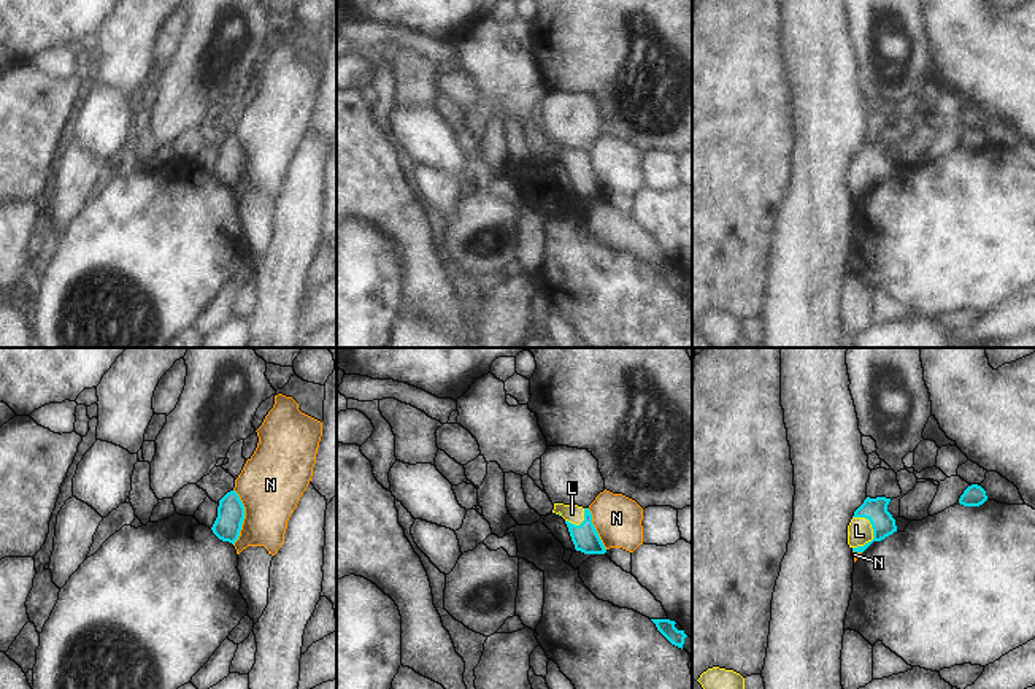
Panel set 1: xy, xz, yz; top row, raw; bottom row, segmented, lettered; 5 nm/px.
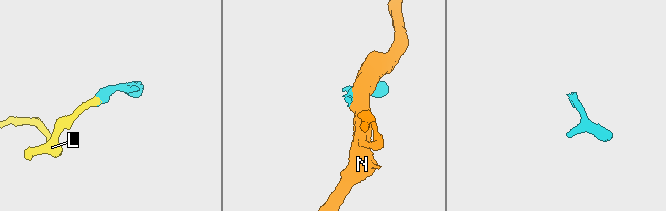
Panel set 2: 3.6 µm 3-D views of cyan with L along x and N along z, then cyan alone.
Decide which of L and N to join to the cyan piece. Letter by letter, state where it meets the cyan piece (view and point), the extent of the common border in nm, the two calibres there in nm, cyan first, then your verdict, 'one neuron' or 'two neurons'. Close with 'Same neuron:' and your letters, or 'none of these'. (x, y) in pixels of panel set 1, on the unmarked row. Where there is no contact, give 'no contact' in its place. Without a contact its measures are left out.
L: meets cyan in yz at (873, 181); contact 180 nm long; 120 nm thick on the cyan side, 130 nm on the other; one neuron
N: meets cyan in xy at (243, 161); contact 280 nm long; 140 nm thick on the cyan side, 320 nm on the other; two neurons
Same neuron: L

